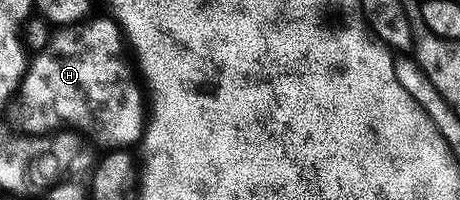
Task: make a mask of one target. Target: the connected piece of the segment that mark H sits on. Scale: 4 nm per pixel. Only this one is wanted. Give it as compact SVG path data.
M113 18L94 19L59 27L47 45L33 53L16 93L16 104L18 100L22 107L20 128L23 133L34 138L41 132L54 134L59 130L73 130L85 137L91 145L99 144L102 150L130 150L133 144L135 147L141 141L144 131L144 92L128 63L121 28Z

